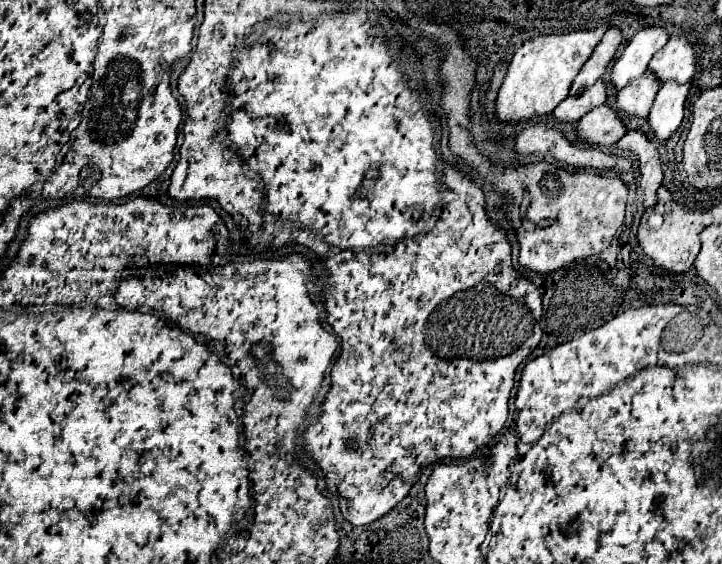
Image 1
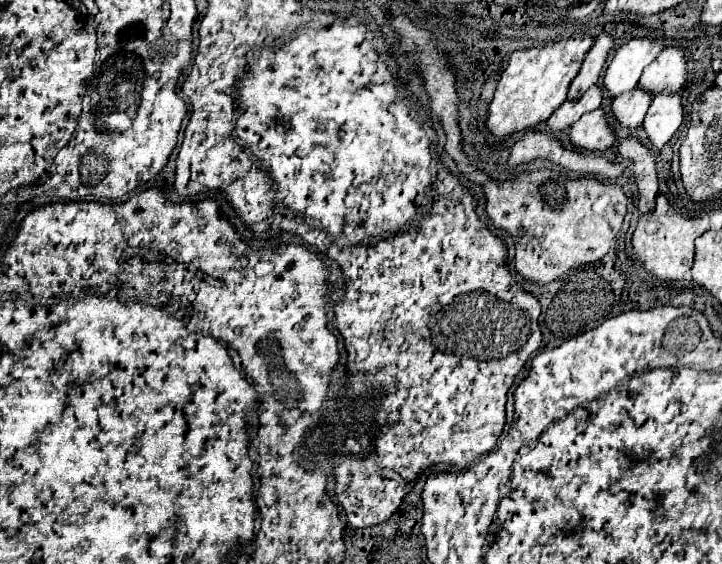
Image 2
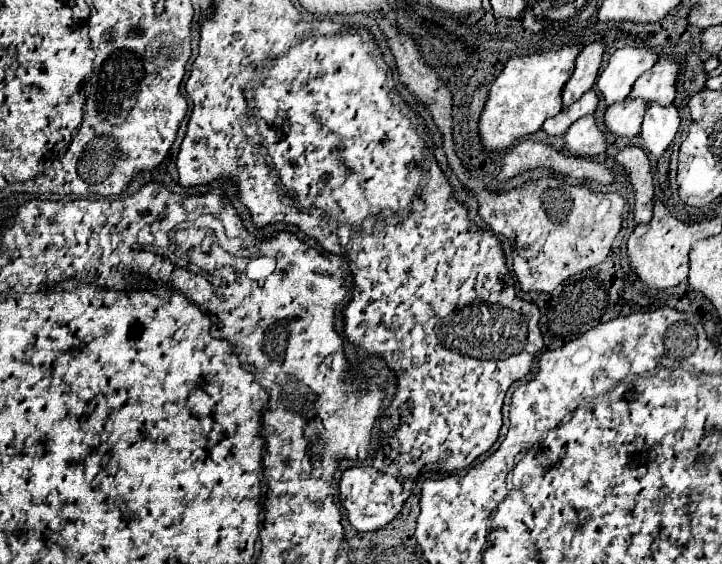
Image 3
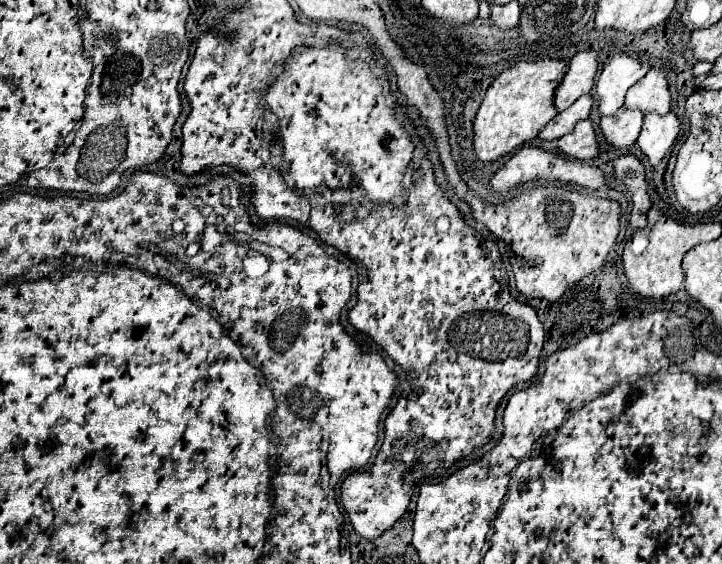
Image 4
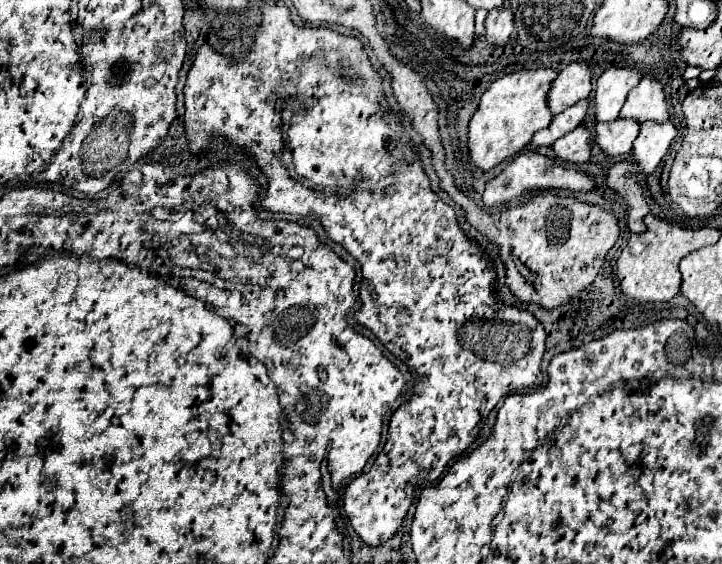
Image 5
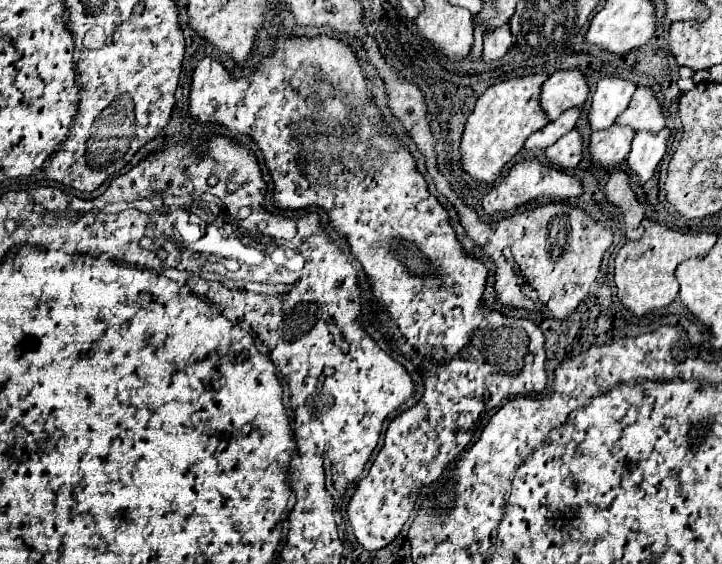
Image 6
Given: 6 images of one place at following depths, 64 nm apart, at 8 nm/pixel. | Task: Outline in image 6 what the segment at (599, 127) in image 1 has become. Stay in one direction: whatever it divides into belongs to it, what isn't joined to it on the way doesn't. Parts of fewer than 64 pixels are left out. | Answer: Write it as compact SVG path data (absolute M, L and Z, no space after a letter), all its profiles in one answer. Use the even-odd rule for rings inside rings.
M574 128L566 136L562 136L556 144L546 148L546 158L552 166L560 170L574 170L582 160L582 136Z

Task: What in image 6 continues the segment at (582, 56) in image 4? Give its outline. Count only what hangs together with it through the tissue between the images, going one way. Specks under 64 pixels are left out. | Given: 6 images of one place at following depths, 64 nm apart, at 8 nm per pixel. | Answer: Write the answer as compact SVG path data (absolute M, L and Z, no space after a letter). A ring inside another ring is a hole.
M562 70L548 76L540 88L540 108L546 112L548 120L554 122L564 110L578 108L588 96L588 84L582 72Z

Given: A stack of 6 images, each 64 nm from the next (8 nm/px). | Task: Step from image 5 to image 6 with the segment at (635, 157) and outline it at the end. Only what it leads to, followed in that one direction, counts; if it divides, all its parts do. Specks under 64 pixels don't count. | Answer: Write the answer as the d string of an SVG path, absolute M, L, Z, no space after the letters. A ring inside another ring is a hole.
M664 128L656 136L650 132L638 132L632 140L632 150L626 158L626 172L638 180L638 184L646 184L656 166L666 154L666 138L670 130Z

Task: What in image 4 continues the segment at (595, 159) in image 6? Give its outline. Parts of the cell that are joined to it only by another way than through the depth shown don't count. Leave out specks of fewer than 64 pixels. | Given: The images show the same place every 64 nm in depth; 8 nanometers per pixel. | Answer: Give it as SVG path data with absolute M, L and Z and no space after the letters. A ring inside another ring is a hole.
M620 108L616 112L616 116L602 118L600 130L602 130L606 144L616 148L616 150L634 146L638 134L640 134L642 118L644 116L638 110L626 110L626 108Z

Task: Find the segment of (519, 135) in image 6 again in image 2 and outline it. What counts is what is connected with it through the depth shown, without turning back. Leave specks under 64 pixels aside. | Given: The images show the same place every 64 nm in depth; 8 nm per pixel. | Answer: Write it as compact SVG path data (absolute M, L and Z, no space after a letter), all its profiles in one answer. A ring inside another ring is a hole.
M570 38L566 42L556 42L544 48L516 50L510 56L506 70L502 72L494 98L488 106L488 120L486 120L488 132L504 140L516 132L526 132L538 126L540 122L548 120L564 104L568 86L578 74L580 64L592 44L594 38L578 38L578 40Z

